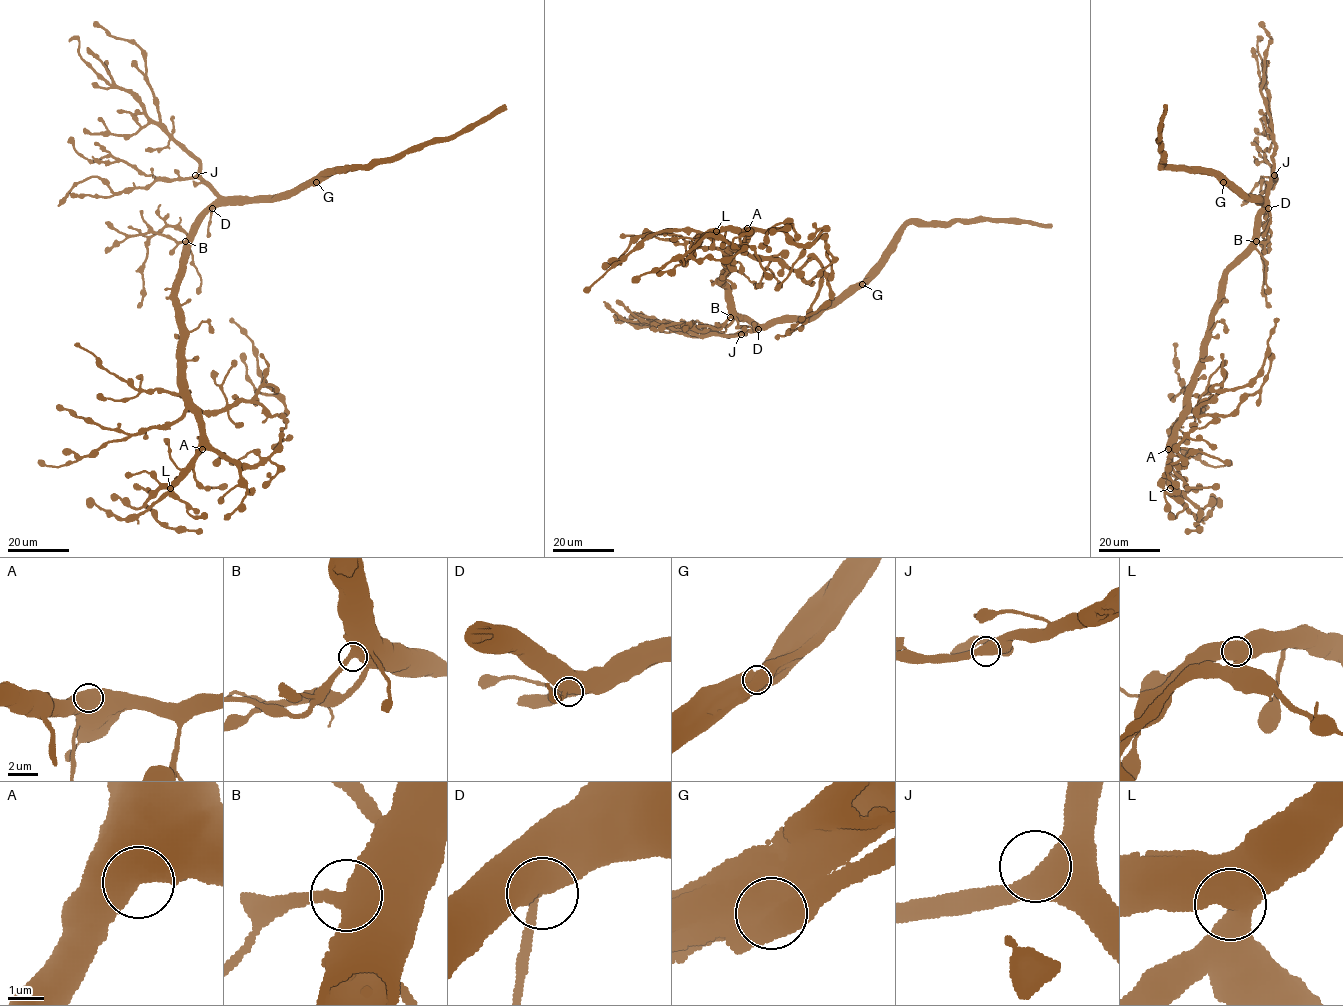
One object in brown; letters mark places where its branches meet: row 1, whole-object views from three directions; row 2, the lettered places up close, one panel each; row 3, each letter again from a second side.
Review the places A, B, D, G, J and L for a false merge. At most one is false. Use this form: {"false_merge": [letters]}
{"false_merge": ["G"]}

